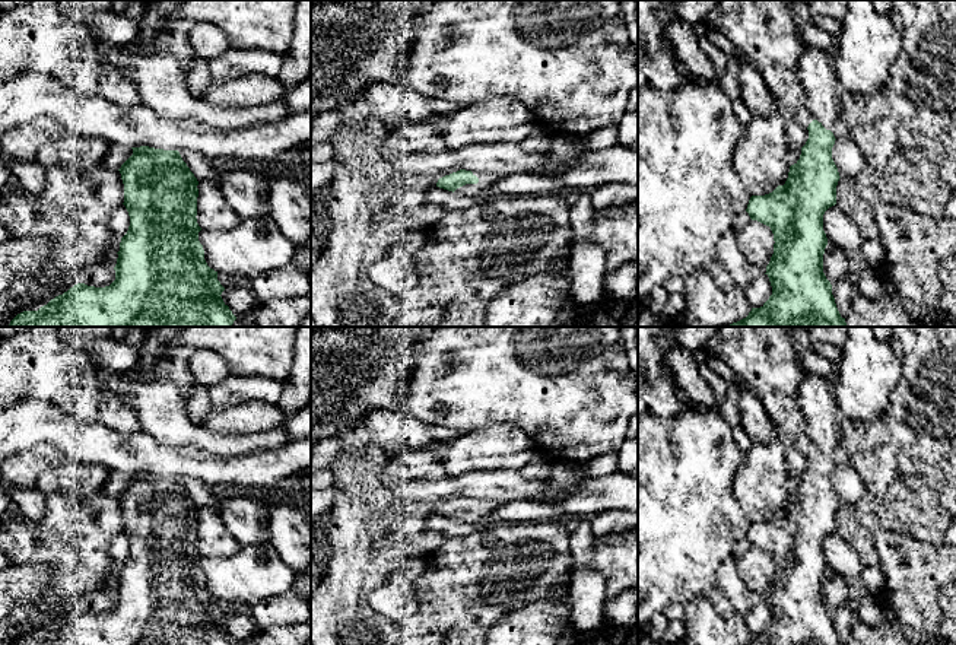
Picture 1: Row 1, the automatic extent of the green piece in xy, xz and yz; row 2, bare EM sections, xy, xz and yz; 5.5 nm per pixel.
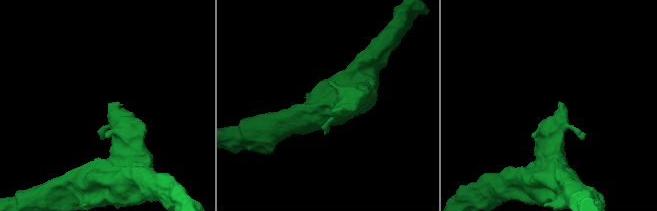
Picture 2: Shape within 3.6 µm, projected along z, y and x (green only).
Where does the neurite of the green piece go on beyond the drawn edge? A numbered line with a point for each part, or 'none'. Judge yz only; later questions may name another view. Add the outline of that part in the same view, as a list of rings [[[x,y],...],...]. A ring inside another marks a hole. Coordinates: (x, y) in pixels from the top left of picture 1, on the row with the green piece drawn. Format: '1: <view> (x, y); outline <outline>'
1: yz (815, 69); outline [[[806,47],[797,63],[797,76],[804,90],[804,107],[826,130],[833,128],[839,115],[839,80],[833,57],[819,48]]]

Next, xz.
1: xz (485, 180); outline [[[473,171],[473,175],[479,178],[477,184],[466,184],[457,188],[454,193],[461,194],[464,197],[476,198],[483,188],[492,187],[495,182],[498,182],[502,178],[498,174],[479,174],[476,171]]]

